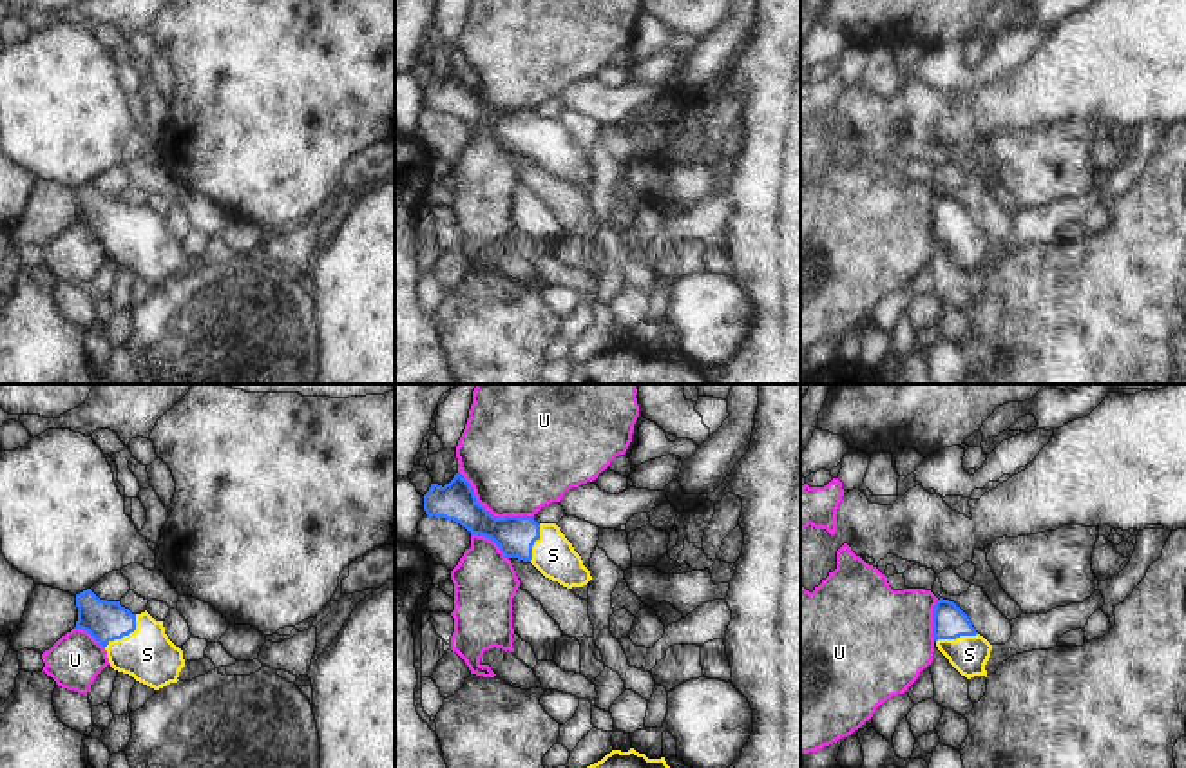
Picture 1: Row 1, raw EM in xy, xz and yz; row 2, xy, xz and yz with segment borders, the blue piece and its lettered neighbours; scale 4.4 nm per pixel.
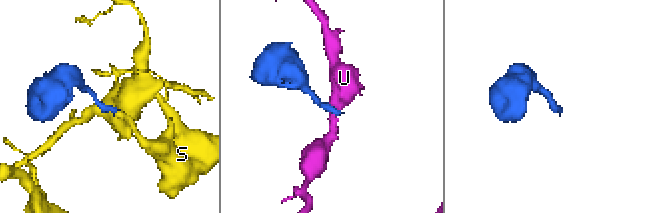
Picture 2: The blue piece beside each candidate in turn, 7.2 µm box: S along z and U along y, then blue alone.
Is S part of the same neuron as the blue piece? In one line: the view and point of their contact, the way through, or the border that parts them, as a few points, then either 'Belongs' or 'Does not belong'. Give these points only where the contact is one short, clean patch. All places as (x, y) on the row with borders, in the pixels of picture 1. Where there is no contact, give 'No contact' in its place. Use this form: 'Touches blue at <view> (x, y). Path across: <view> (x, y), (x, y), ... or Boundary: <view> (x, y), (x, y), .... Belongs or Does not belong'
Touches blue at xy (125, 634). Path across: xy (104, 620), (125, 634), (147, 654). Belongs.

